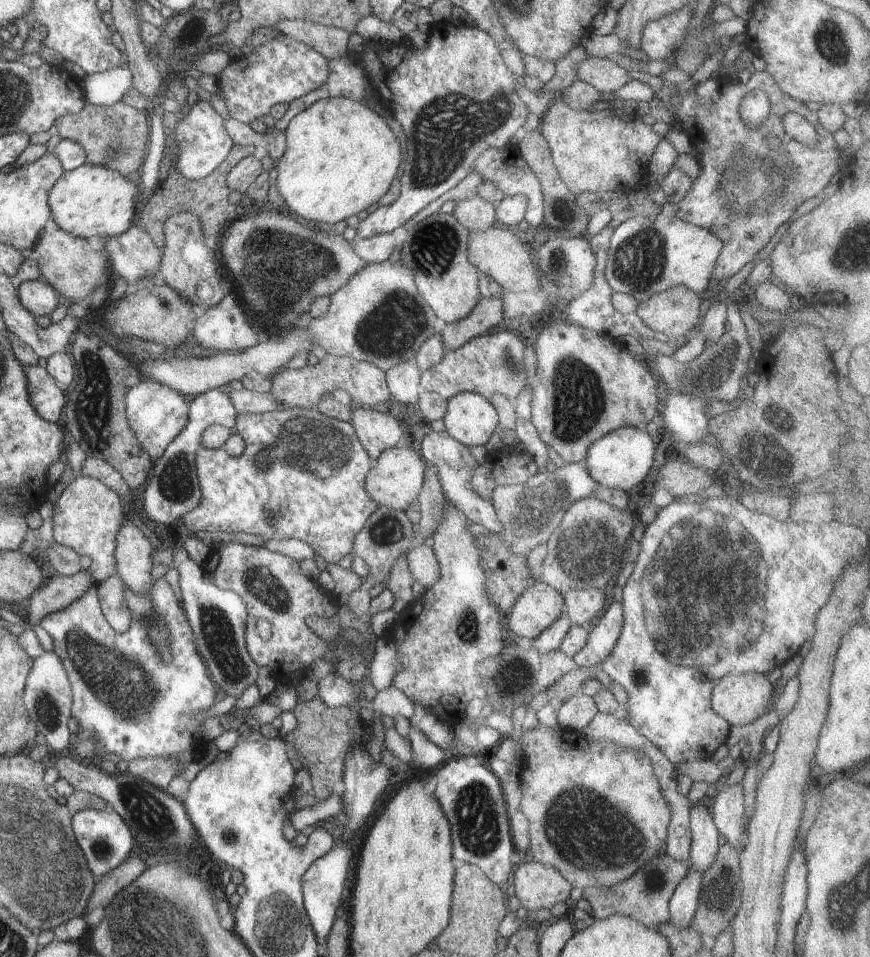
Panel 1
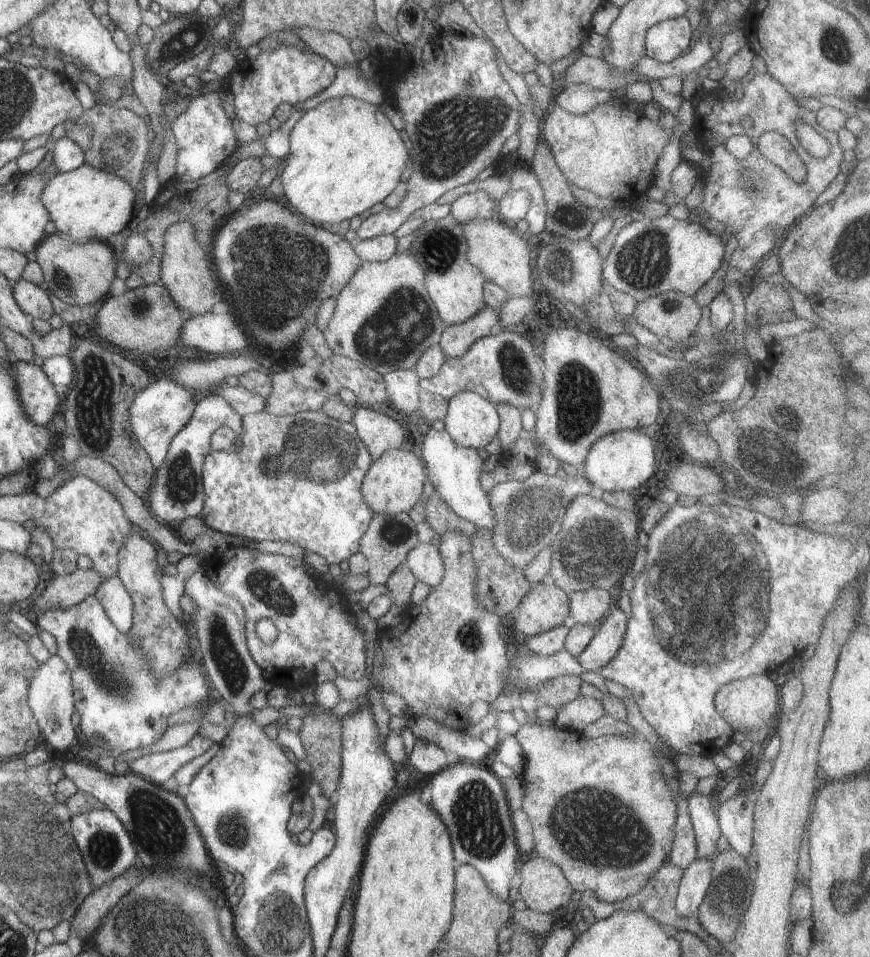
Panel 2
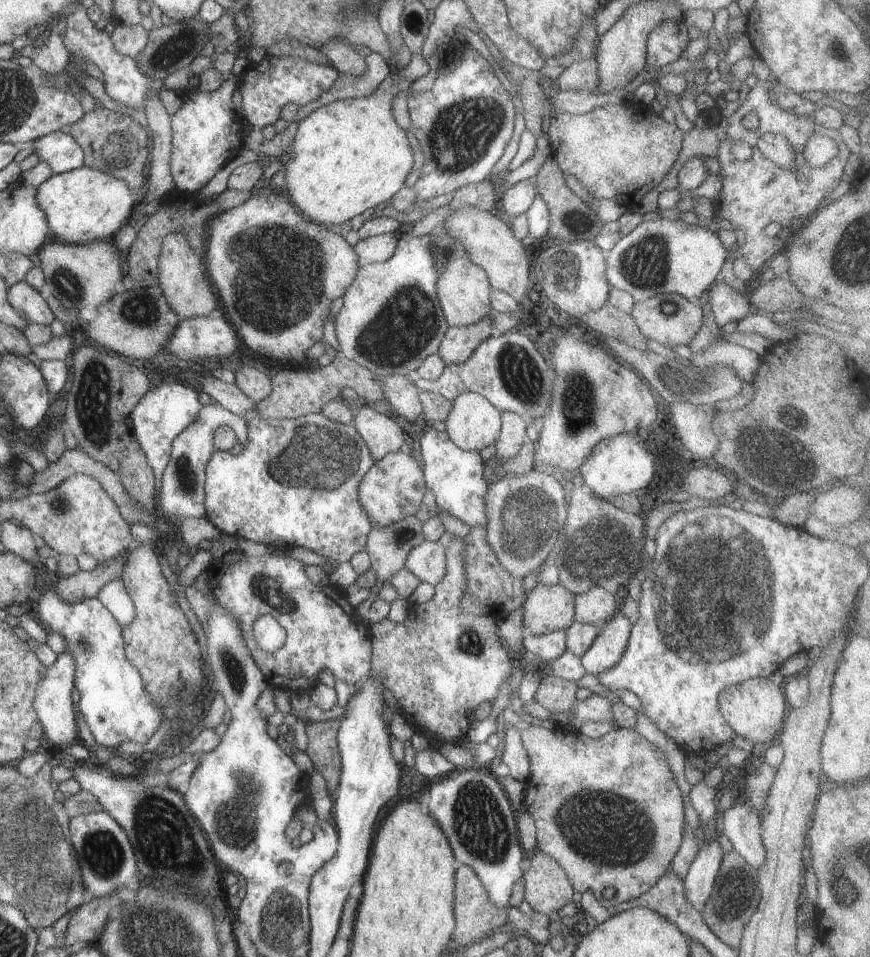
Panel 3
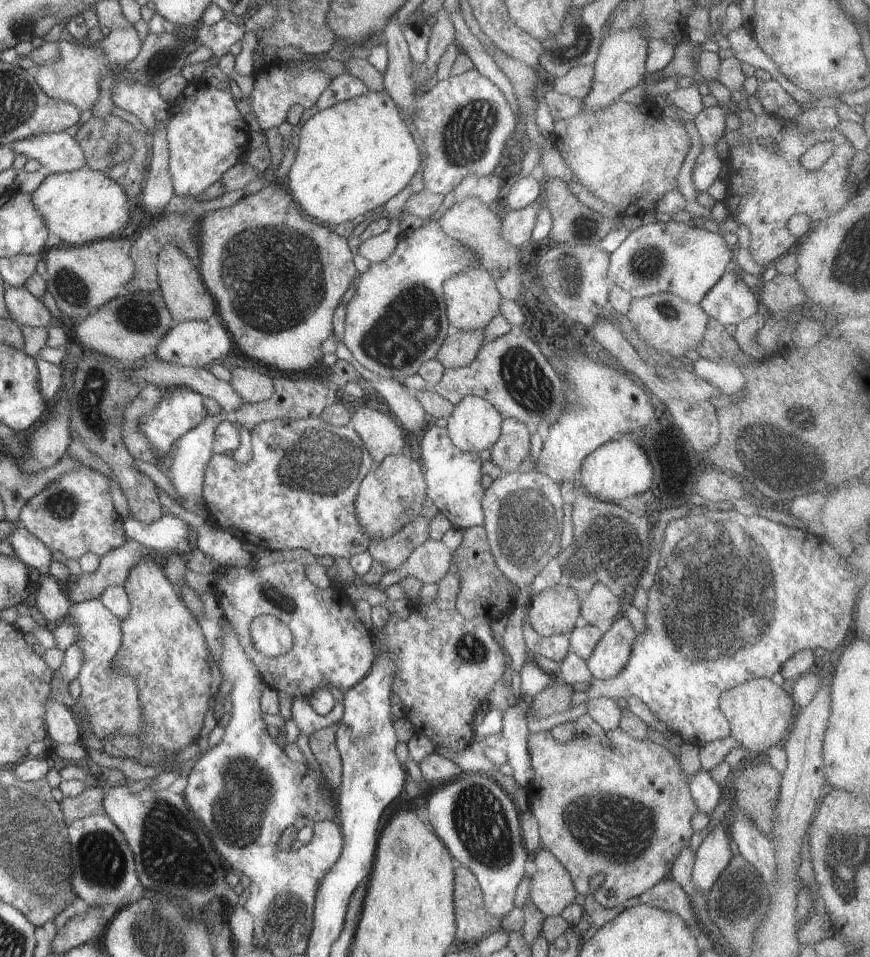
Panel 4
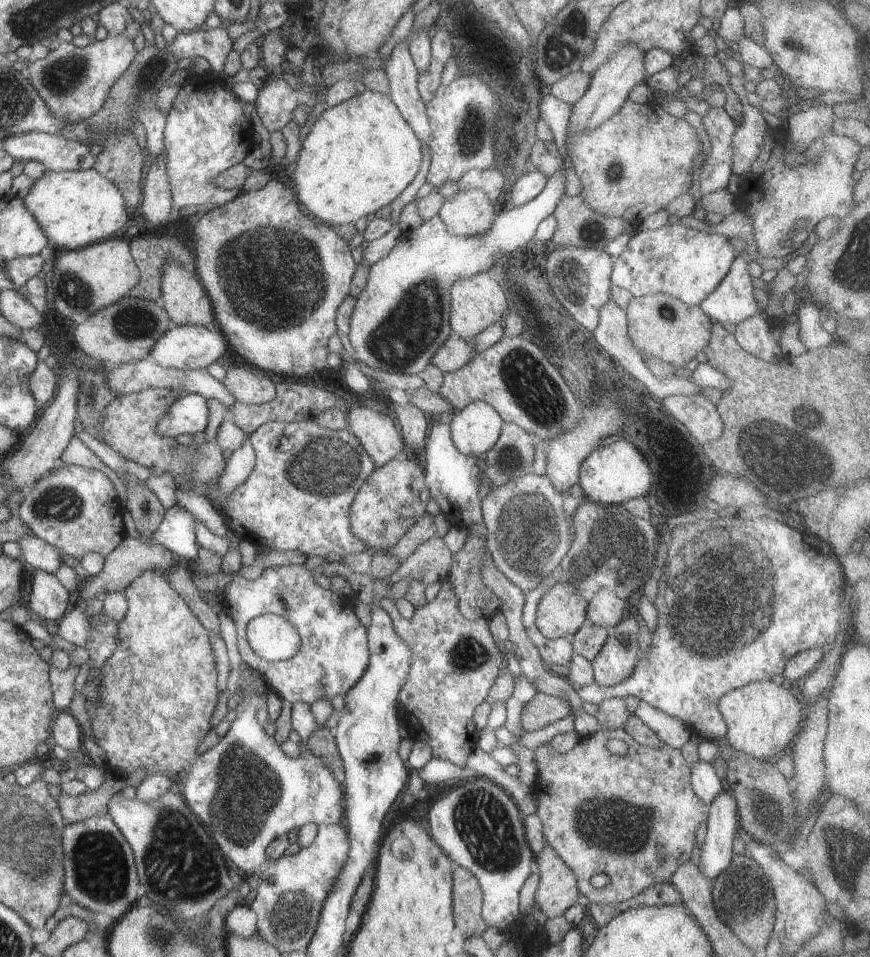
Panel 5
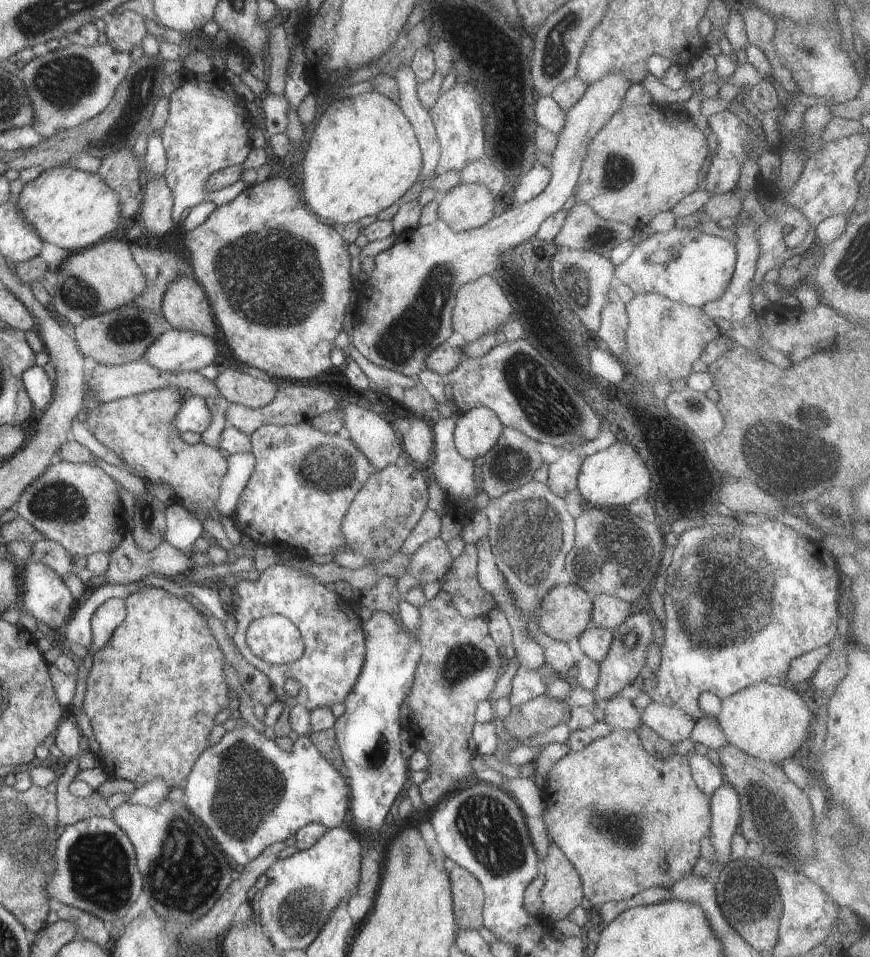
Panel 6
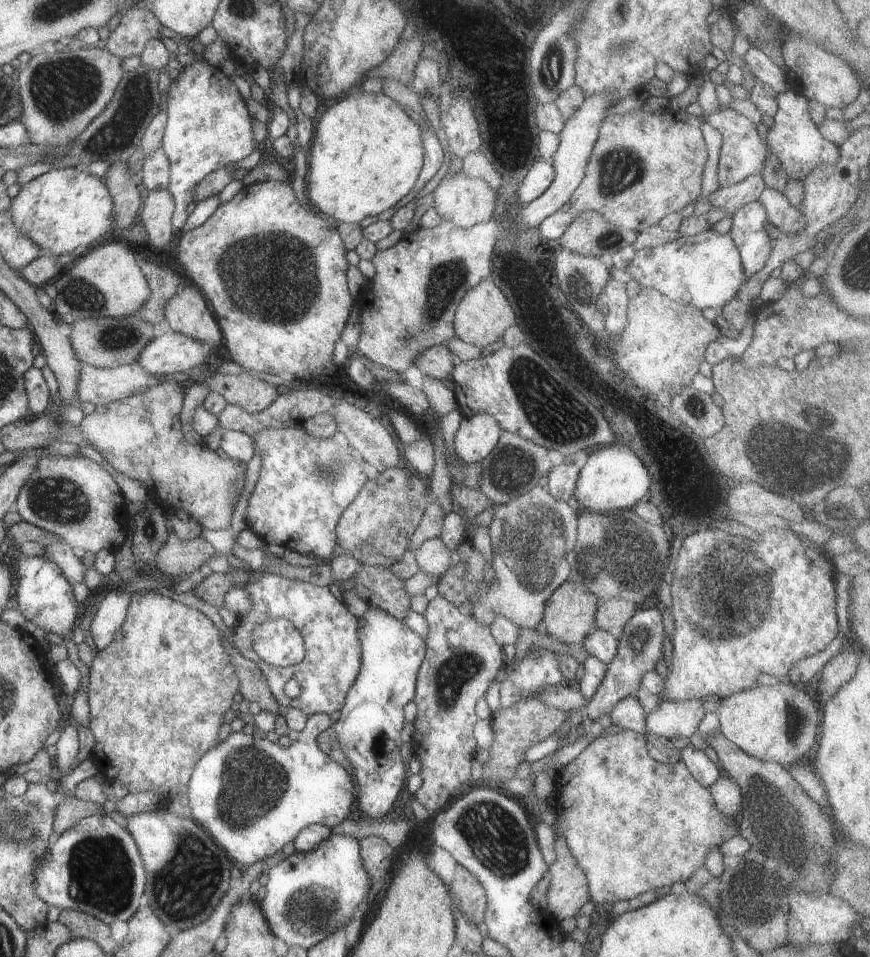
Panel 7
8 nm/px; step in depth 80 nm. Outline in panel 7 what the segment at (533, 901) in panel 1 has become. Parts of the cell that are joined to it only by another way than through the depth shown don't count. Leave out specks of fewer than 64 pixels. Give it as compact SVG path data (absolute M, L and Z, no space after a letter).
M557 835L555 849L557 859L549 866L551 883L544 911L563 921L565 918L575 917L580 908L592 900L587 876L562 835Z

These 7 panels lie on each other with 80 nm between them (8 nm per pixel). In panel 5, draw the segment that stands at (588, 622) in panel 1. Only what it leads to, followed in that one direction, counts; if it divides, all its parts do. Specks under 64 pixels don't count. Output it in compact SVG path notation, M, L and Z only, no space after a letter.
M608 589L597 590L587 604L587 622L610 630L624 618L626 608L628 608L626 600L613 592L608 592Z

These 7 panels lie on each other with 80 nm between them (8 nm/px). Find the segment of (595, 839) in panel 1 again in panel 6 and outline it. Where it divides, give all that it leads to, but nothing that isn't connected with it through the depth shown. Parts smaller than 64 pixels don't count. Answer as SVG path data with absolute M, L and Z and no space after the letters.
M614 729L608 736L593 740L584 750L568 753L562 757L548 773L548 786L542 789L542 794L547 804L544 820L552 843L556 843L574 865L583 882L583 893L590 900L594 908L607 902L620 902L628 900L643 890L652 887L671 889L673 884L693 872L700 855L700 840L711 836L711 810L710 797L698 788L692 776L690 765L686 756L677 751L667 759L650 756L643 747L641 738L636 731Z

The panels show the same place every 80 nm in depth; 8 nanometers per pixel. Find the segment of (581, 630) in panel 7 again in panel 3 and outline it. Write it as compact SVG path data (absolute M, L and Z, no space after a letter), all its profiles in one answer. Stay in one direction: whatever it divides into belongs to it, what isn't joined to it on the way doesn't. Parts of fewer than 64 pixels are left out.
M538 583L523 602L526 631L533 635L566 631L575 620L575 595L560 584Z

